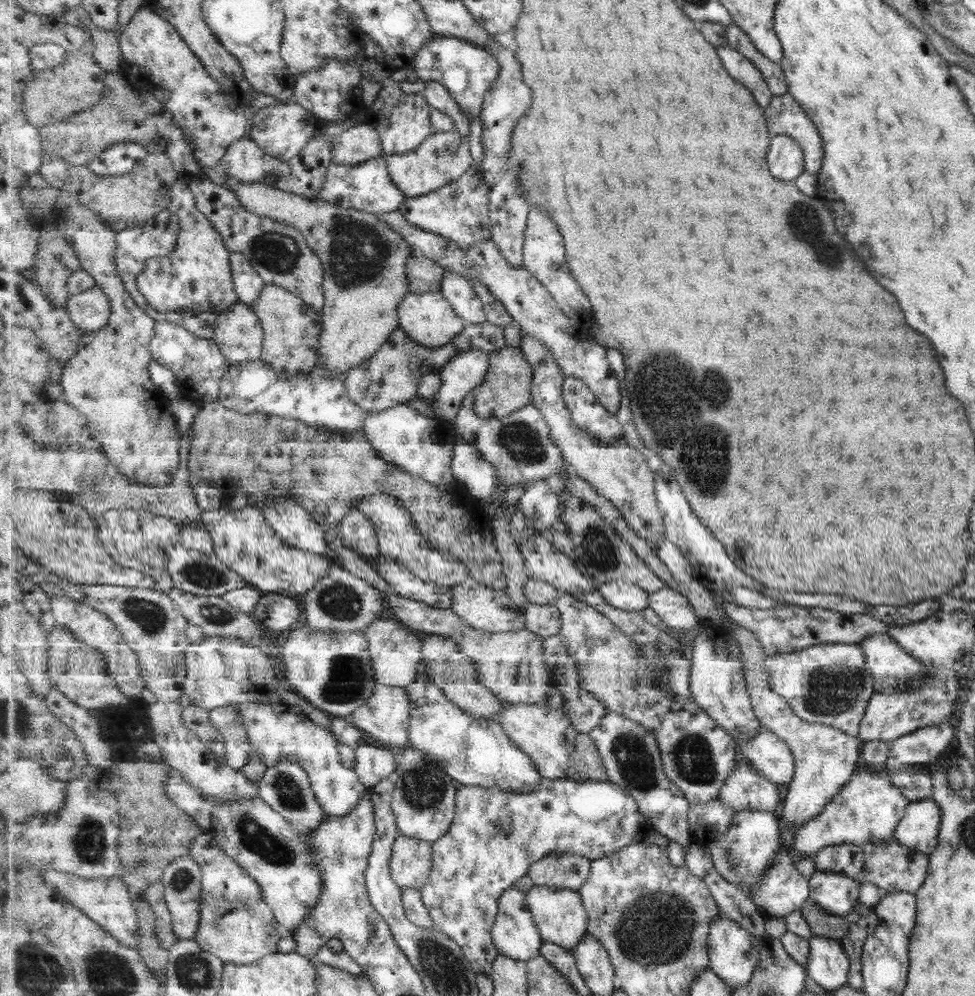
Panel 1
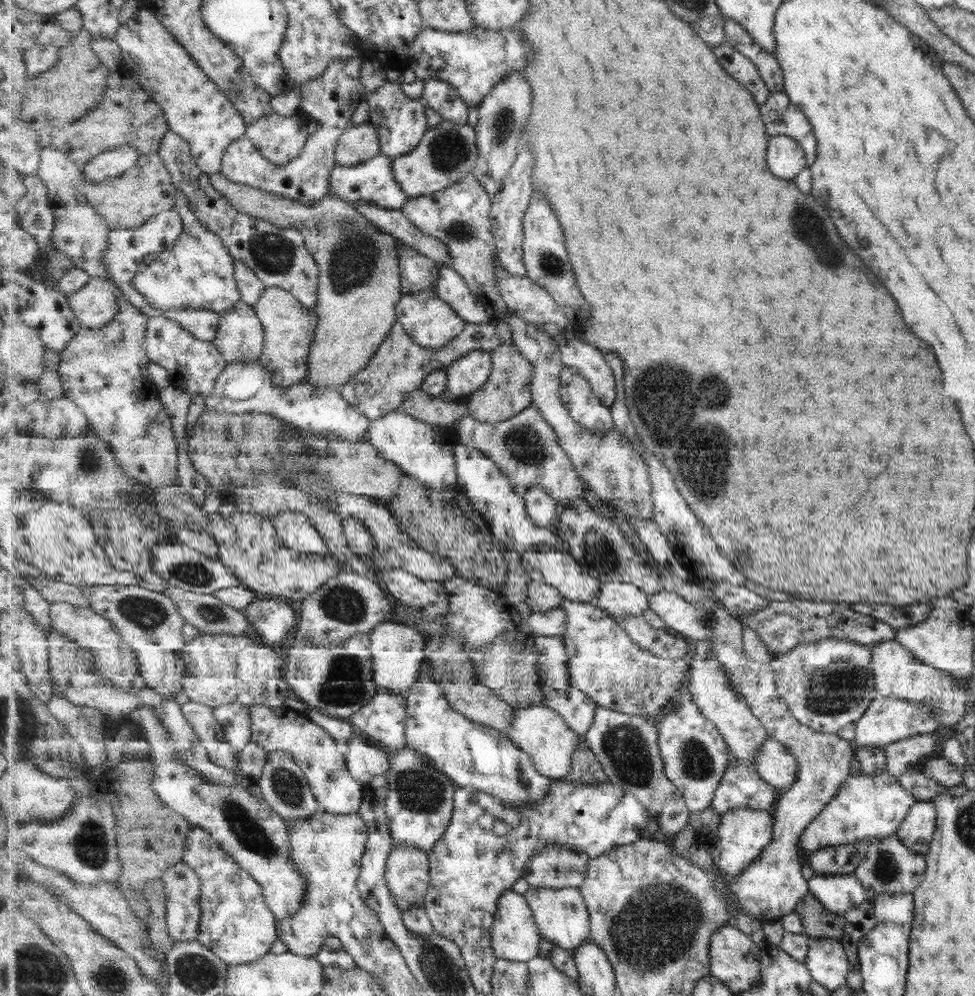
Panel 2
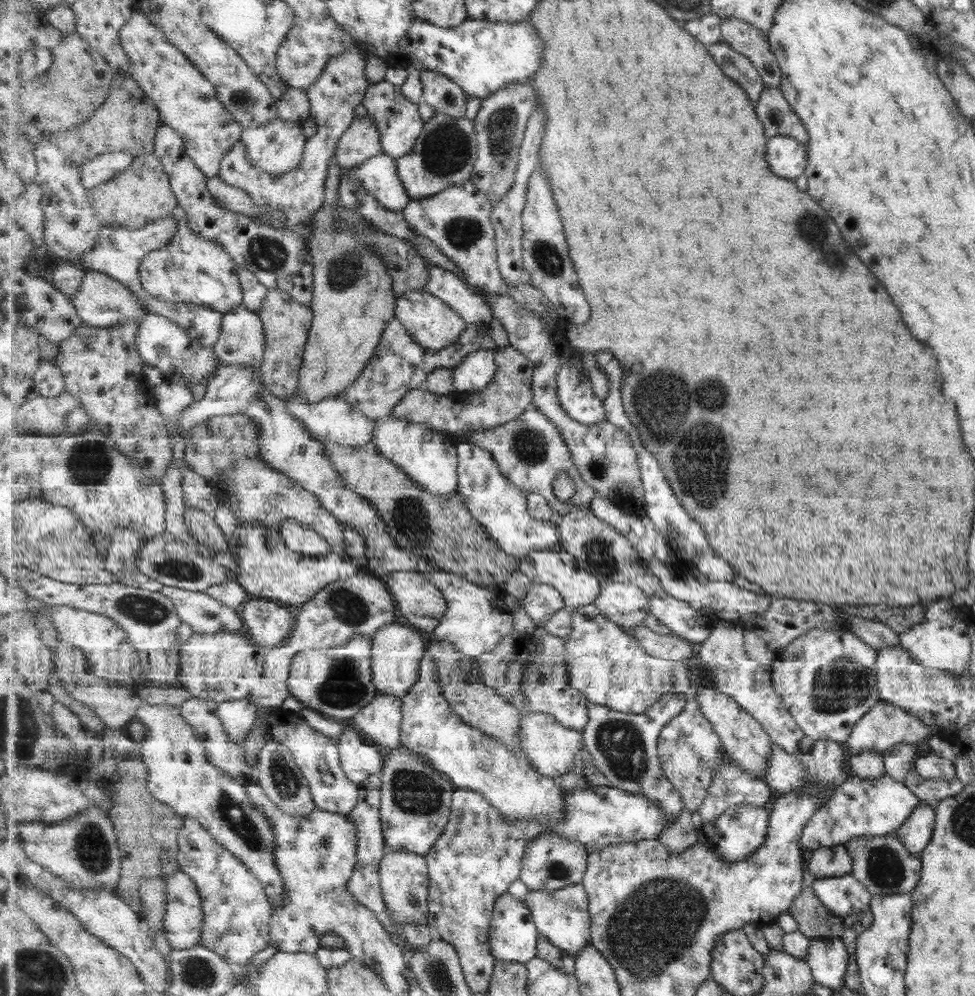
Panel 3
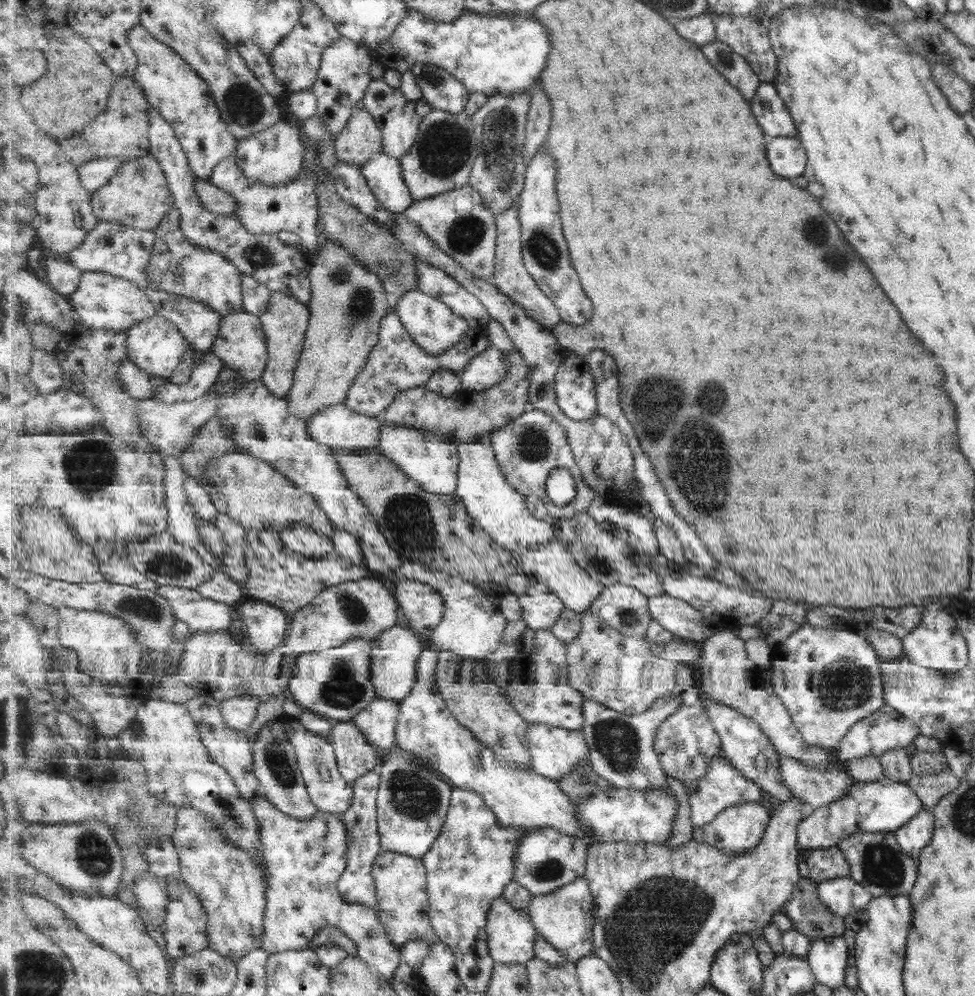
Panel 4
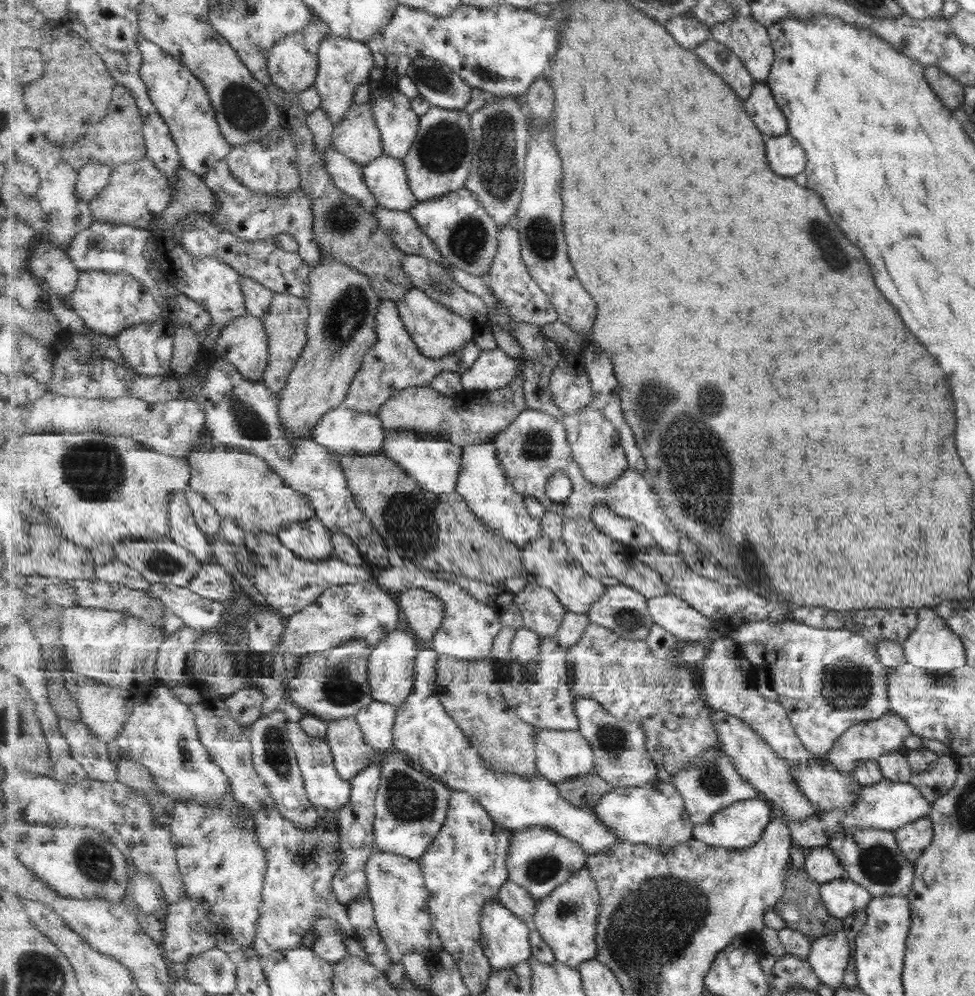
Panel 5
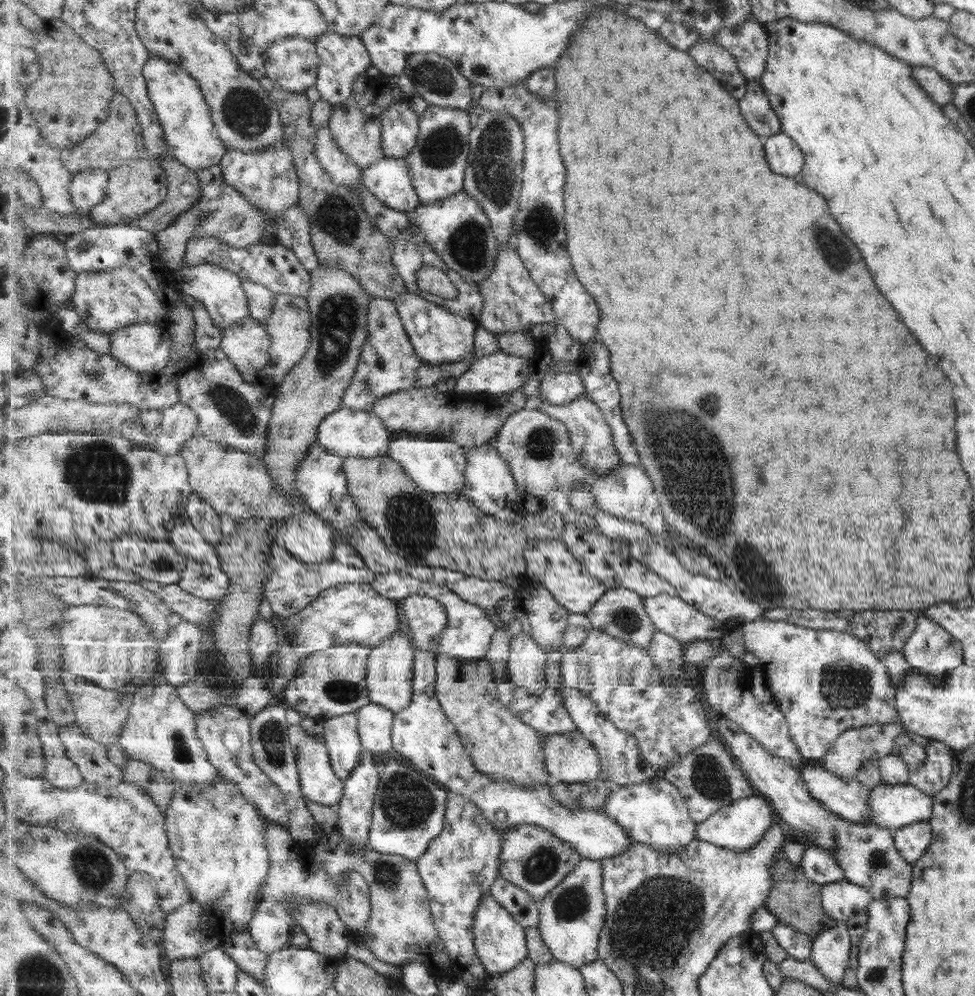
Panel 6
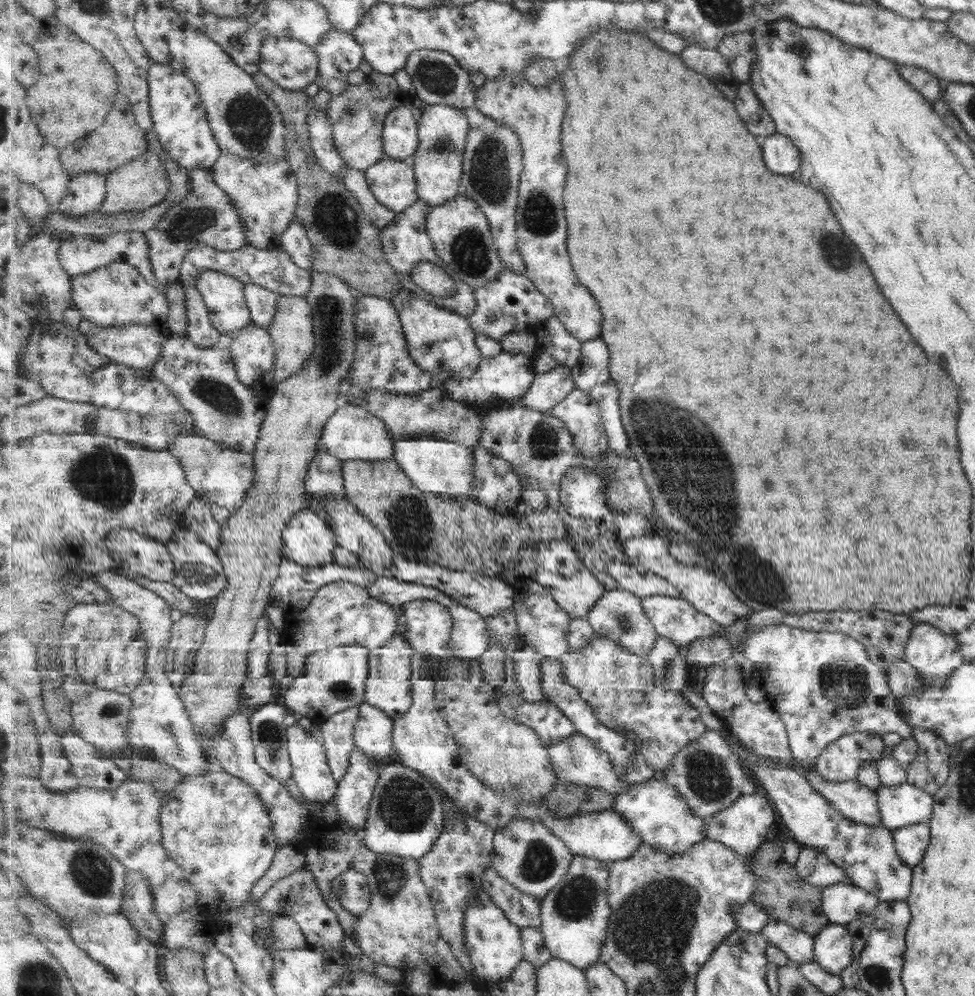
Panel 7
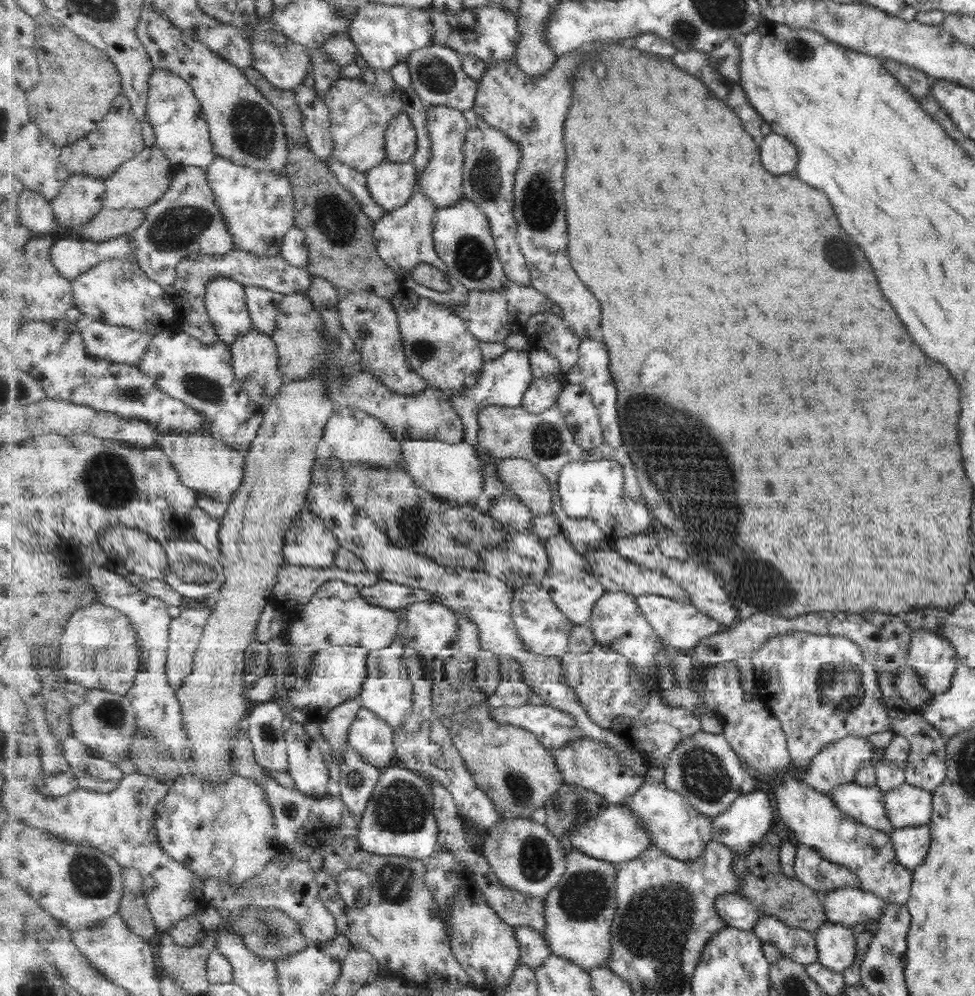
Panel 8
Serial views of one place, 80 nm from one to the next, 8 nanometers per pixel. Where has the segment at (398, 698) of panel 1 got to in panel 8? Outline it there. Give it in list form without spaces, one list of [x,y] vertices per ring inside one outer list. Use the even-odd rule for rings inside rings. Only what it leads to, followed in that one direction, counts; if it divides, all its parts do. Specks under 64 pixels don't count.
[[[362,708],[354,718],[348,743],[365,762],[379,770],[395,763],[396,733],[394,728],[374,712]]]

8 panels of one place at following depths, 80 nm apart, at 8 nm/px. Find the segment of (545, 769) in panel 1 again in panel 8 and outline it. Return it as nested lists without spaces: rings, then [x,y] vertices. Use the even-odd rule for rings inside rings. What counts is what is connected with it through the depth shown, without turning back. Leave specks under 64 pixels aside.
[[[589,737],[573,740],[564,748],[555,748],[552,750],[552,754],[557,768],[564,774],[566,783],[575,784],[605,796],[607,802],[611,802],[611,804],[626,804],[647,780],[646,777],[627,768],[625,760],[621,760],[621,756],[607,743]]]

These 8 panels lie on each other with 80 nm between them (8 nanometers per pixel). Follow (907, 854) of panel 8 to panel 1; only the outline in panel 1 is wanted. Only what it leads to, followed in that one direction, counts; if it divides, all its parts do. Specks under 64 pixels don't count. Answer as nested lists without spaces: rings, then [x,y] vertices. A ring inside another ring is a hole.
[[[930,798],[908,802],[892,837],[904,847],[929,855],[937,844],[939,807]]]

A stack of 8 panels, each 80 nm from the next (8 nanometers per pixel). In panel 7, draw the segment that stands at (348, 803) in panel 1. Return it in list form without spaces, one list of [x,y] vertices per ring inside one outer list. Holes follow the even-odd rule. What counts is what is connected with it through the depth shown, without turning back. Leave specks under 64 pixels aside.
[[[298,722],[288,727],[288,751],[293,764],[292,779],[302,792],[302,795],[316,803],[328,803],[335,800],[339,790],[339,781],[334,777],[328,762],[327,751],[323,745],[311,735],[304,726]]]

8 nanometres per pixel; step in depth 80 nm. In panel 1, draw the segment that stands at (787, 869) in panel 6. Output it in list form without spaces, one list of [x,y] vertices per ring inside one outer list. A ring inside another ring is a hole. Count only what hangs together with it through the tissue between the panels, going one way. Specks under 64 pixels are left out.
[[[805,901],[799,911],[812,936],[839,940],[846,933],[848,924],[844,917],[827,912],[813,901]]]

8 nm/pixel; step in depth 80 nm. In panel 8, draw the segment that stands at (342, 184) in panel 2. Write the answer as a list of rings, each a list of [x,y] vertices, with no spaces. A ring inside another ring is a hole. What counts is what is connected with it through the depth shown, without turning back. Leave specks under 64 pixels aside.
[[[385,160],[380,166],[366,172],[366,176],[371,196],[387,212],[409,204],[418,185],[417,168],[411,161],[395,163]]]

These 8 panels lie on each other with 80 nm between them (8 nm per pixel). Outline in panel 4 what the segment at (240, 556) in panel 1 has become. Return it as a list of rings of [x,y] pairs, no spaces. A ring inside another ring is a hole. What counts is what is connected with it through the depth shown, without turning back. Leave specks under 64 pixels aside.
[[[255,528],[247,530],[246,537],[246,565],[249,569],[246,588],[249,594],[259,601],[279,607],[290,615],[312,604],[324,590],[332,586],[374,576],[366,565],[353,564],[337,552],[331,556],[315,558],[291,550],[278,531]]]

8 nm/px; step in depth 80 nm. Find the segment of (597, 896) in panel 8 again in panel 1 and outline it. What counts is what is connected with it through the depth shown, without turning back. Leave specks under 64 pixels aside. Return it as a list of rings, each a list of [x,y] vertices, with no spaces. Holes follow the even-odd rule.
[[[534,884],[527,896],[528,906],[545,942],[572,950],[588,933],[588,911],[585,910],[580,891]]]

